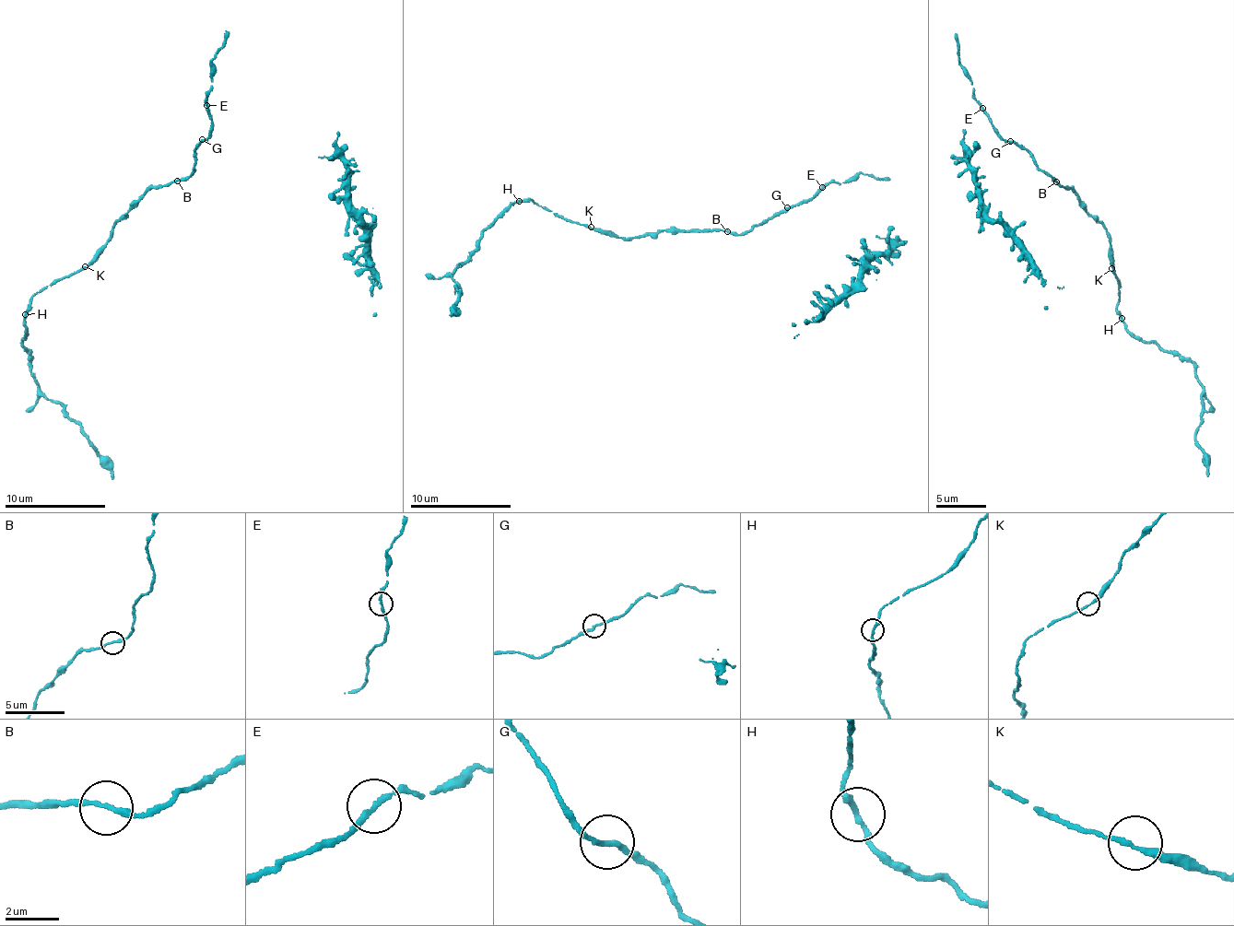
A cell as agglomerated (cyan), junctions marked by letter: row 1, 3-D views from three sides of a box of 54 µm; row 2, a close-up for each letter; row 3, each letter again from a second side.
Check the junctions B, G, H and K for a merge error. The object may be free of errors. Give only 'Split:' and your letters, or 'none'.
Split: none

